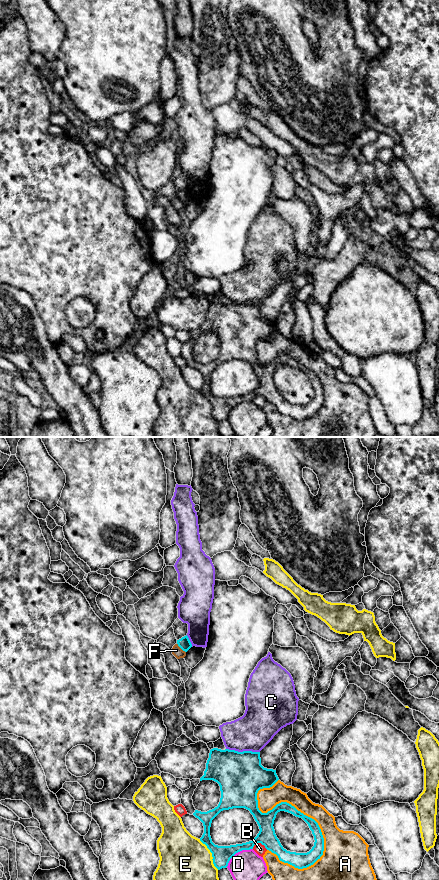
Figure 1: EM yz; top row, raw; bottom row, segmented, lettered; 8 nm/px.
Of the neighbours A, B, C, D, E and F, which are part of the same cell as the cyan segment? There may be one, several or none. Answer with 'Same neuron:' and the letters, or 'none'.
Same neuron: none

